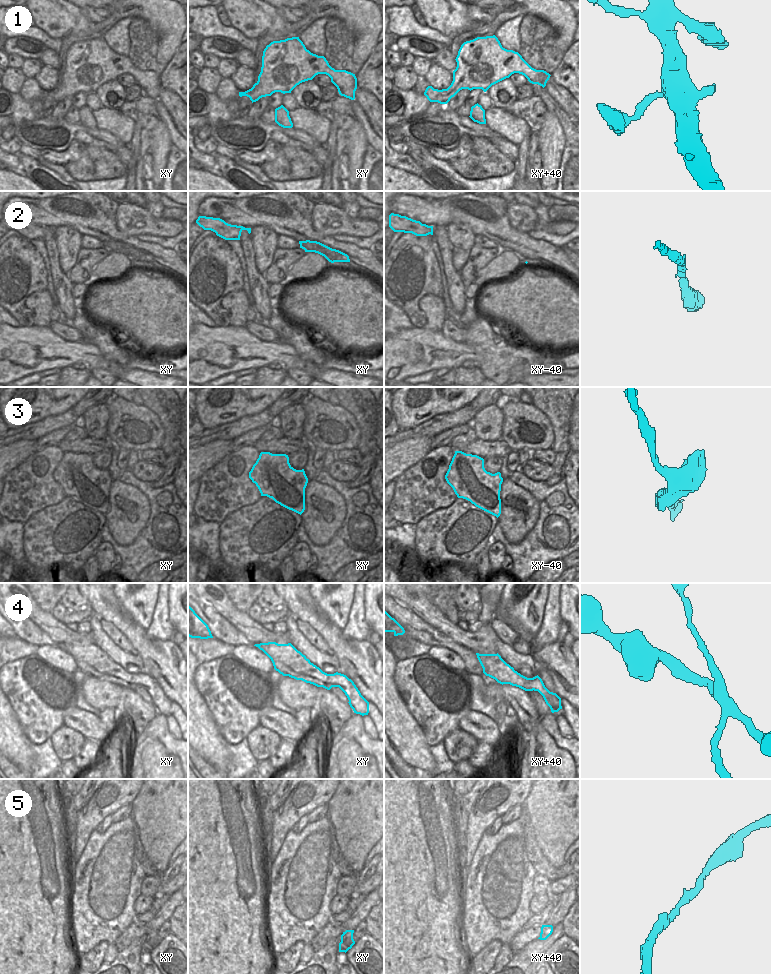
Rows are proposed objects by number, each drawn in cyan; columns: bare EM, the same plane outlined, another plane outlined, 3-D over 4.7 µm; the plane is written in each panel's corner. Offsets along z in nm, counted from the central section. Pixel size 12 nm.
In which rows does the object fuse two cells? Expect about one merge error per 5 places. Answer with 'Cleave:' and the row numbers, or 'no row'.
Cleave: no row

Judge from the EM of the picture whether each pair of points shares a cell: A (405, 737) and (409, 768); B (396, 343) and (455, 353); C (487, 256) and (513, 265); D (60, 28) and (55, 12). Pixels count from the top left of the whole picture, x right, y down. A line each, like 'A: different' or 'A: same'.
A: same
B: same
C: different
D: same

